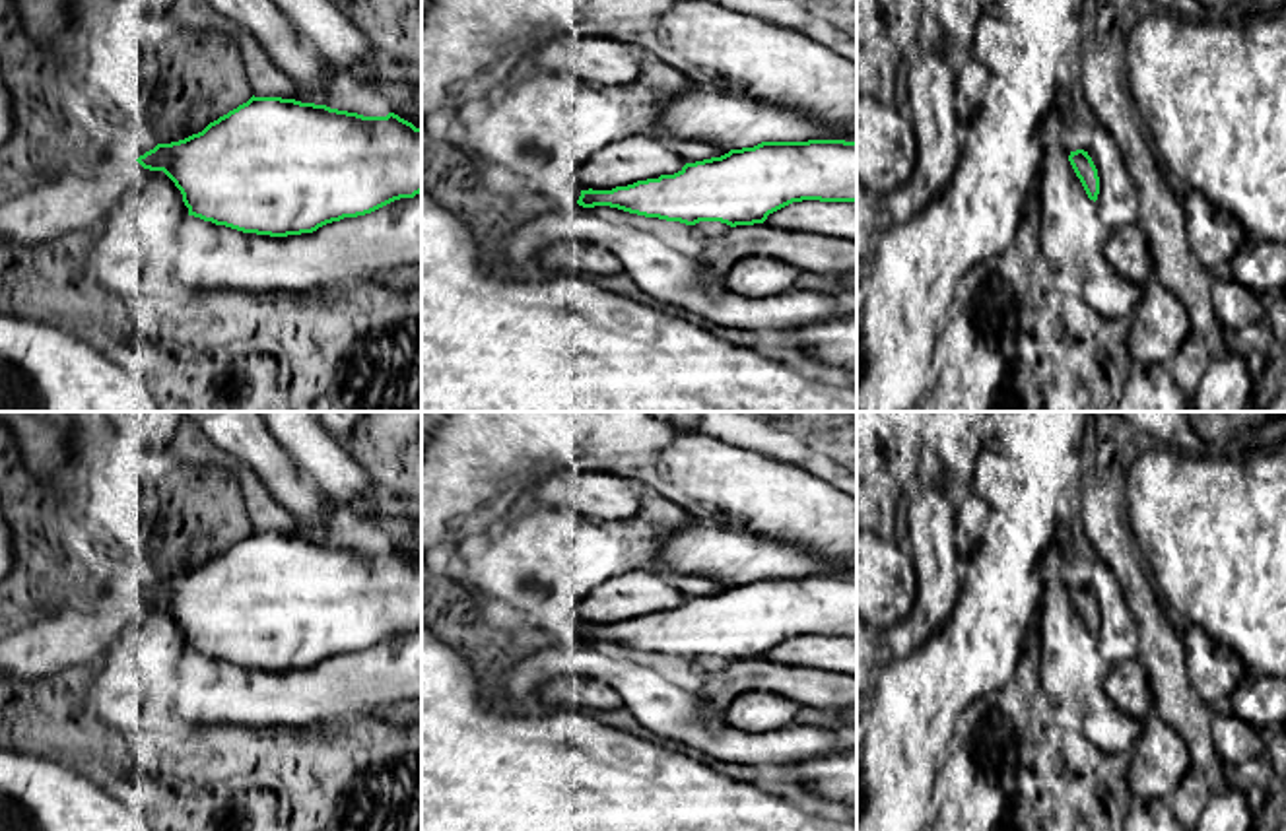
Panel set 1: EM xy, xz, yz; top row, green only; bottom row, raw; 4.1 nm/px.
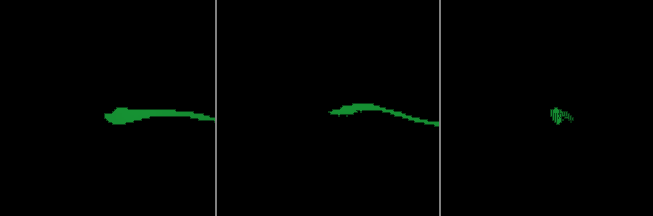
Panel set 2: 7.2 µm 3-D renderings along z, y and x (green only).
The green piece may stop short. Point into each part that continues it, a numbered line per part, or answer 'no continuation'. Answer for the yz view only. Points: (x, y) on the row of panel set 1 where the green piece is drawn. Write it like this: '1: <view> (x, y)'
no continuation

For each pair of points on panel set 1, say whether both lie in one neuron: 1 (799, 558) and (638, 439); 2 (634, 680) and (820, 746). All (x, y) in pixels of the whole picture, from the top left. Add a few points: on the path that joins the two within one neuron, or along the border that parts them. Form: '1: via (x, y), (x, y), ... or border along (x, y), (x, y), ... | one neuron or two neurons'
1: border along (727, 527), (801, 542), (816, 550) | two neurons
2: via (680, 717), (733, 746), (774, 746) | one neuron

